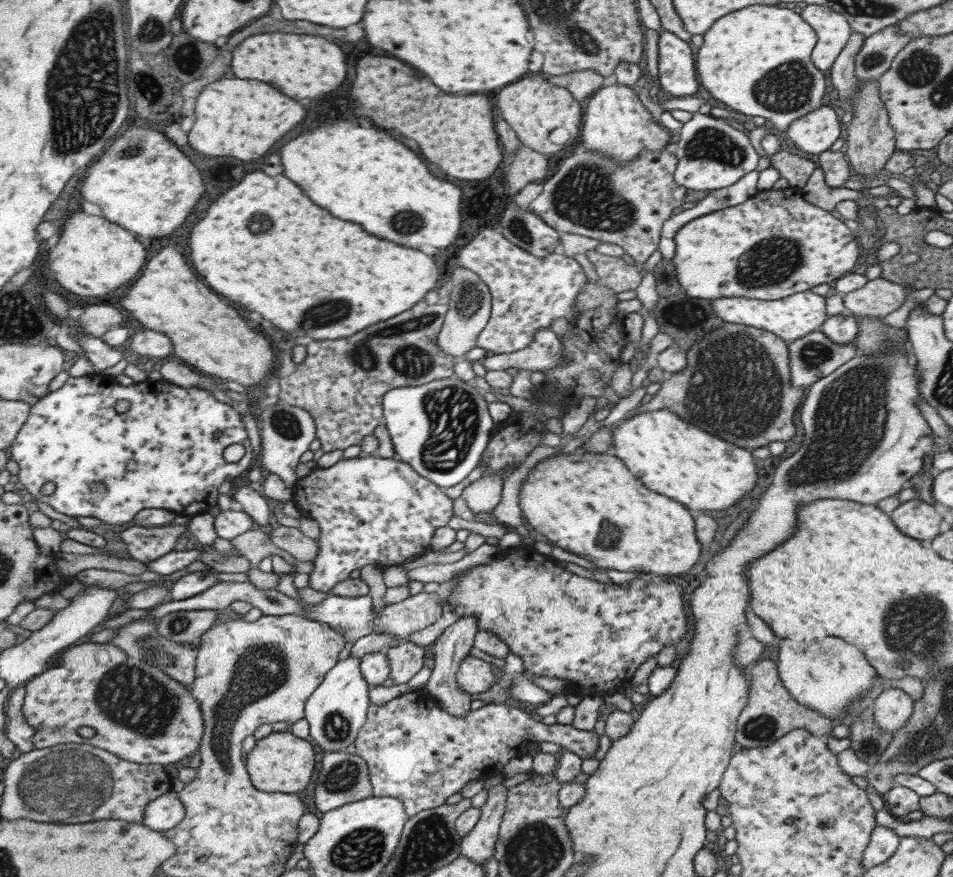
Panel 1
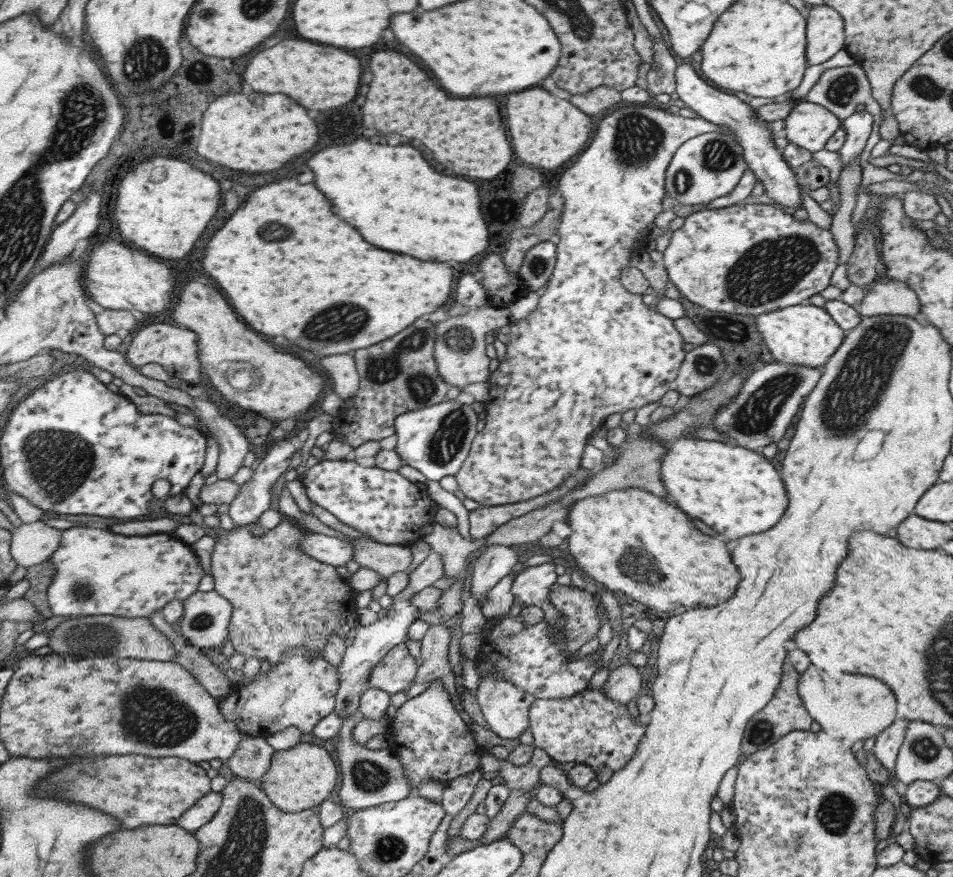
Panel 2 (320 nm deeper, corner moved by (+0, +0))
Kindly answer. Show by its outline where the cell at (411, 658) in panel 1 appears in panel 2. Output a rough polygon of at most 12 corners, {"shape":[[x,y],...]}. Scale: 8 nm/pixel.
{"shape":[[402,643],[373,666],[367,686],[406,690],[417,666]]}

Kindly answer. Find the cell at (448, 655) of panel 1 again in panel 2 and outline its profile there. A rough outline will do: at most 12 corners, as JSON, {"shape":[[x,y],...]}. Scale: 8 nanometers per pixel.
{"shape":[[487,545],[472,566],[469,594],[487,592],[516,569],[521,553]]}

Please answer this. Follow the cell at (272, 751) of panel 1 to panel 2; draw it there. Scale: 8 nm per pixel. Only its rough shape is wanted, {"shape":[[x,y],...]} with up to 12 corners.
{"shape":[[313,743],[274,750],[259,788],[279,810],[329,798],[337,770]]}

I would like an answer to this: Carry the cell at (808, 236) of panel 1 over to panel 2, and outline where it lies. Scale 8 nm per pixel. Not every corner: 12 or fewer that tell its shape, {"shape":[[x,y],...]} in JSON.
{"shape":[[773,204],[684,218],[683,298],[753,316],[829,285],[833,235]]}

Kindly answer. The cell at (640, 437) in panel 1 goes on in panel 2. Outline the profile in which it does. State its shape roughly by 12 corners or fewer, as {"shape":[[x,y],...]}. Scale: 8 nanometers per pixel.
{"shape":[[689,436],[667,448],[669,498],[722,539],[783,516],[760,452]]}

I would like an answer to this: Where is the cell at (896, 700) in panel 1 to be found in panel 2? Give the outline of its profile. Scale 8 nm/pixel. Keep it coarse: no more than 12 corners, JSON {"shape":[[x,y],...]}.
{"shape":[[895,721],[876,735],[873,756],[891,773],[907,724]]}

